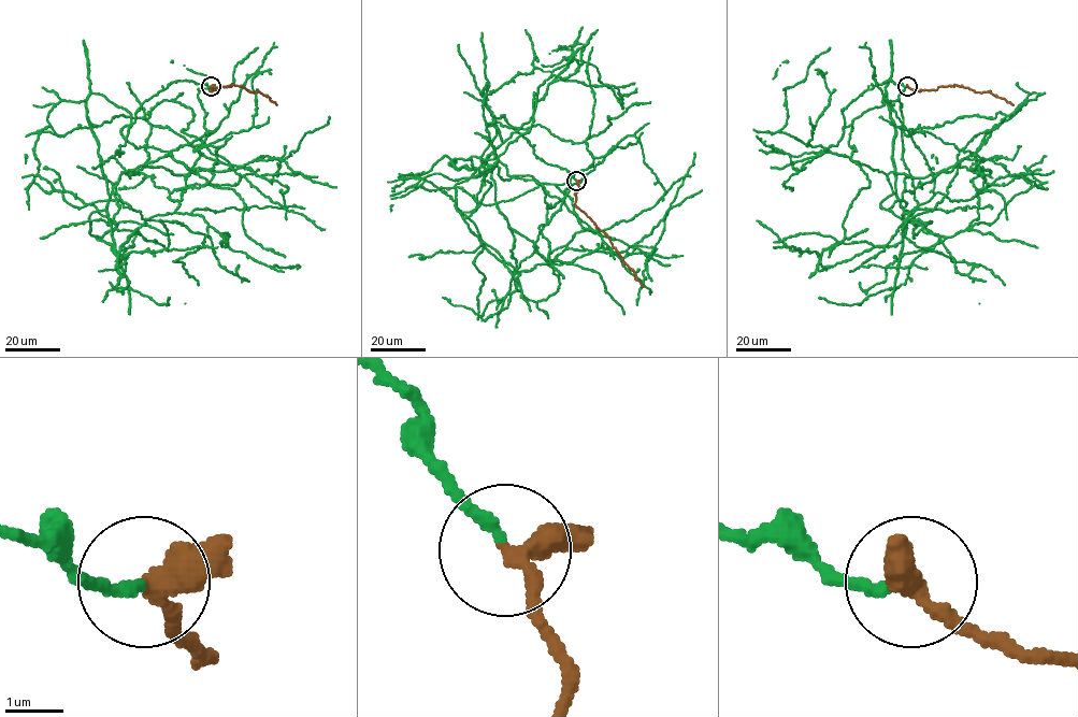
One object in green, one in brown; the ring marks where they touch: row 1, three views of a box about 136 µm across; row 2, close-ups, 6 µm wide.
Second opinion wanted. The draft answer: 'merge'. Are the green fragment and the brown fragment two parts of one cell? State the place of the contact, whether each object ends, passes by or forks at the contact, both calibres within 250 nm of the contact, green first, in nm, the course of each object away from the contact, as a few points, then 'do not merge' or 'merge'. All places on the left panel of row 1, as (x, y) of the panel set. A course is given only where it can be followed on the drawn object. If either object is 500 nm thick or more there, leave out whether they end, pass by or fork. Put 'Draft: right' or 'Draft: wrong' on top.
Draft: right
place (211, 86); green ends; brown passes by; calibres 190 and 340 nm; course green (211, 86), (172, 82), (130, 126), (91, 94), (47, 122), (180, 103), (184, 132), (325, 229); course brown (211, 86), (213, 89), (242, 86), (249, 91), (260, 91), (276, 105); merge

